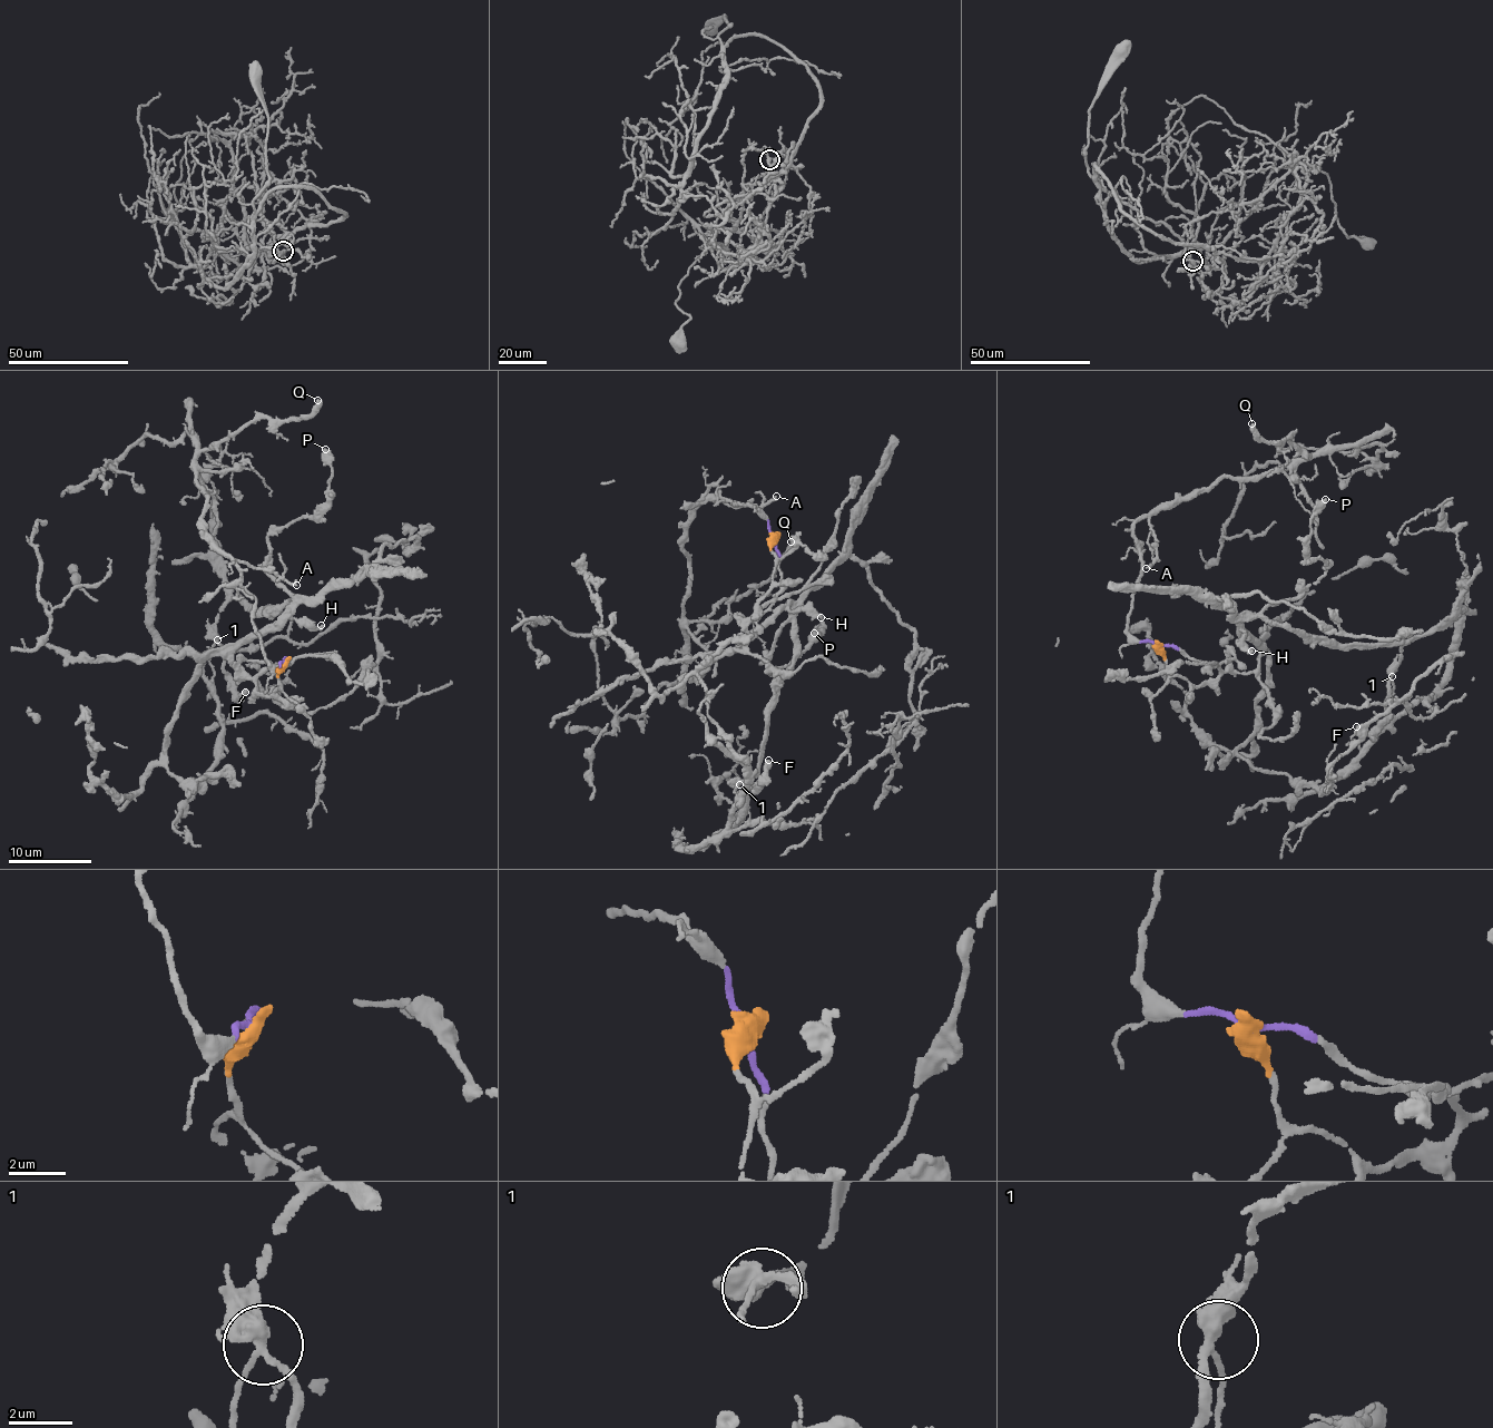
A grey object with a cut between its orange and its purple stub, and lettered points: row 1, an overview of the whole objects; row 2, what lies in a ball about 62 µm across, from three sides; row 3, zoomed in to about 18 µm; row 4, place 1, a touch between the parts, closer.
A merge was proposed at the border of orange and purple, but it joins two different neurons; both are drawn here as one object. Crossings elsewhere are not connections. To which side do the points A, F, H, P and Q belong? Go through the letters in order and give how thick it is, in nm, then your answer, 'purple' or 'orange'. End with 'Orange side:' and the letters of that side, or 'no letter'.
A: 200 nm thick; purple
F: 480 nm thick; orange
H: 240 nm thick; orange
P: 500 nm thick; orange
Q: 440 nm thick; purple
Orange side: F, H, P

